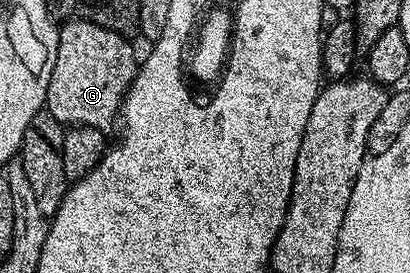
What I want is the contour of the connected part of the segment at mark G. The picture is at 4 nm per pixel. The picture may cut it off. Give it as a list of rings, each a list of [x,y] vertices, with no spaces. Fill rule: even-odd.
[[[72,18],[61,23],[58,29],[60,41],[58,42],[57,61],[54,62],[53,74],[50,75],[46,111],[58,123],[65,126],[86,124],[101,130],[107,129],[107,124],[115,116],[117,119],[124,96],[128,93],[128,87],[132,85],[132,79],[136,76],[138,55],[136,56],[135,50],[132,49],[127,35],[111,32],[110,29],[98,26],[89,20]]]

